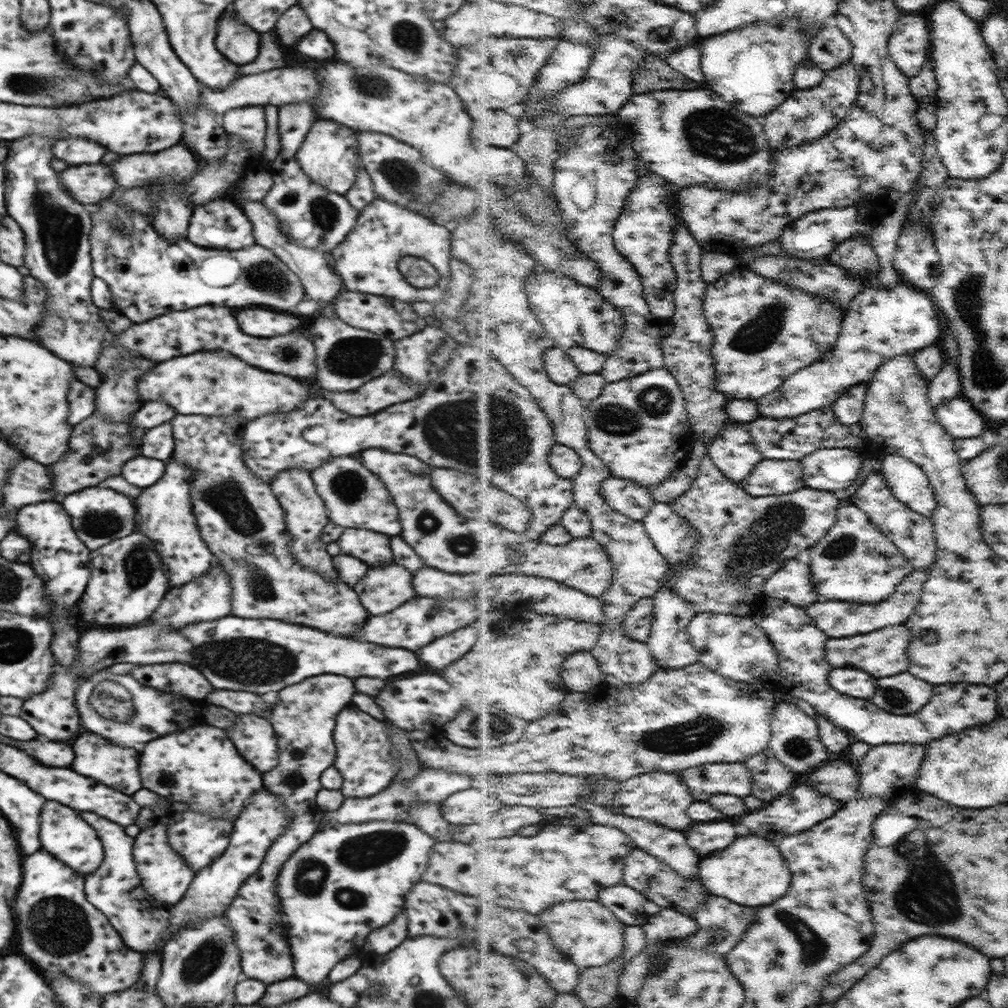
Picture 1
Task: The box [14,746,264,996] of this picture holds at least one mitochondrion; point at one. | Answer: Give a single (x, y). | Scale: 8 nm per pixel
(59, 924)

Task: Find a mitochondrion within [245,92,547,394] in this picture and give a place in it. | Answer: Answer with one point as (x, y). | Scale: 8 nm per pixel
(356, 356)

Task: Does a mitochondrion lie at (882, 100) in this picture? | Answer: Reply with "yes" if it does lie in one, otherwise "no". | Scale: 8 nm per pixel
yes

